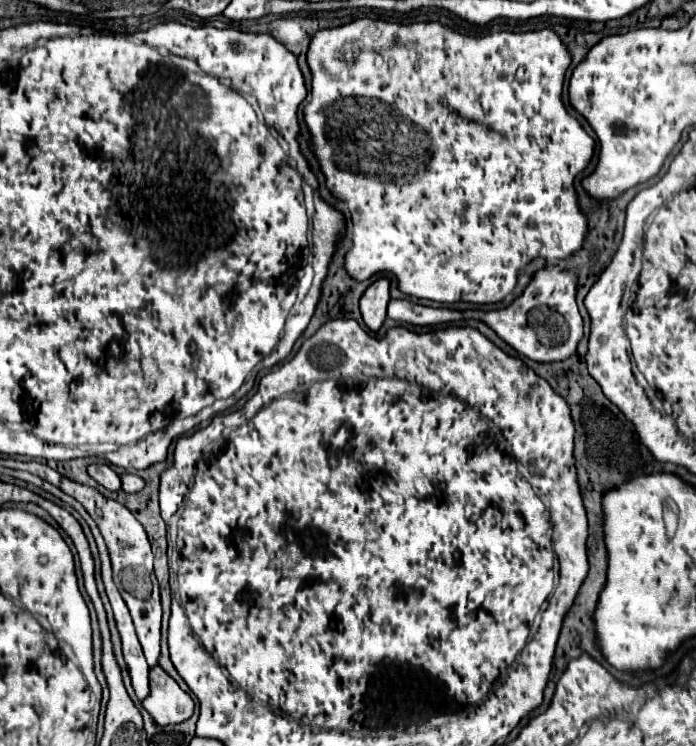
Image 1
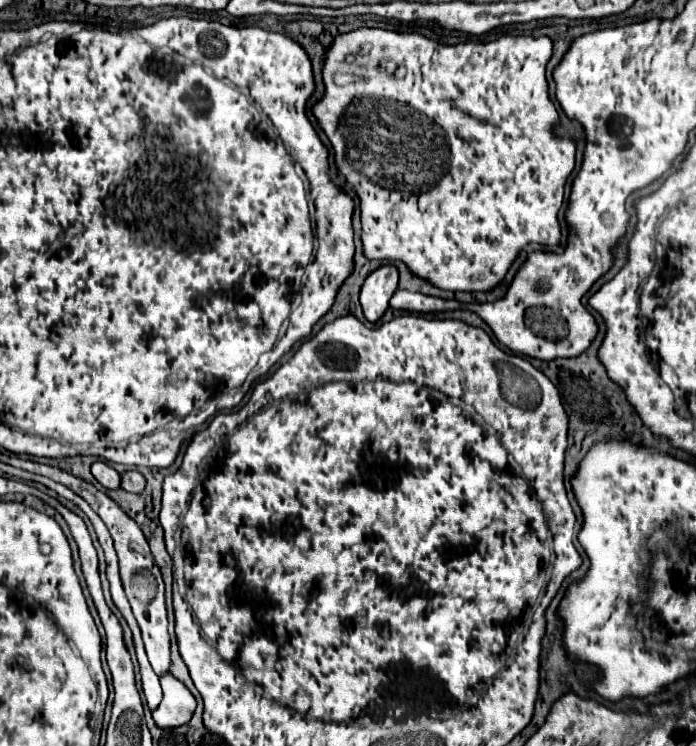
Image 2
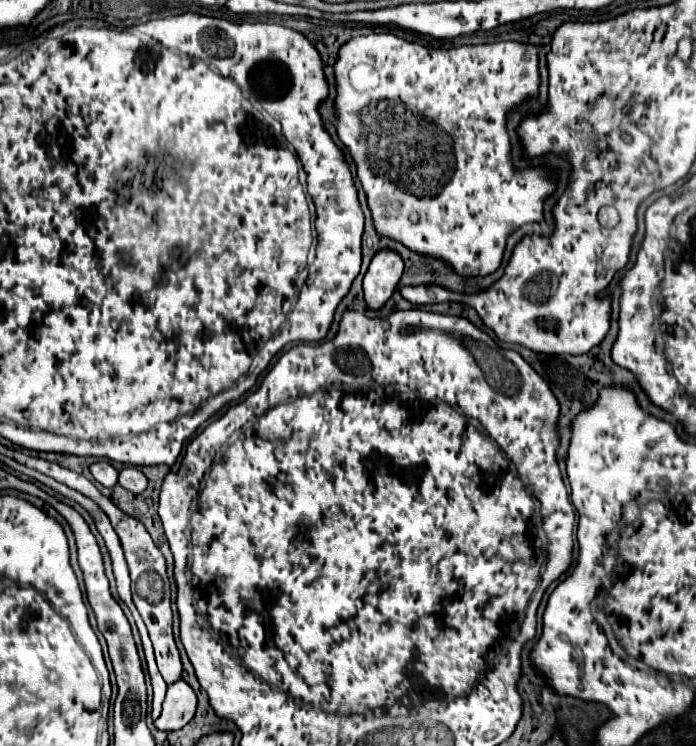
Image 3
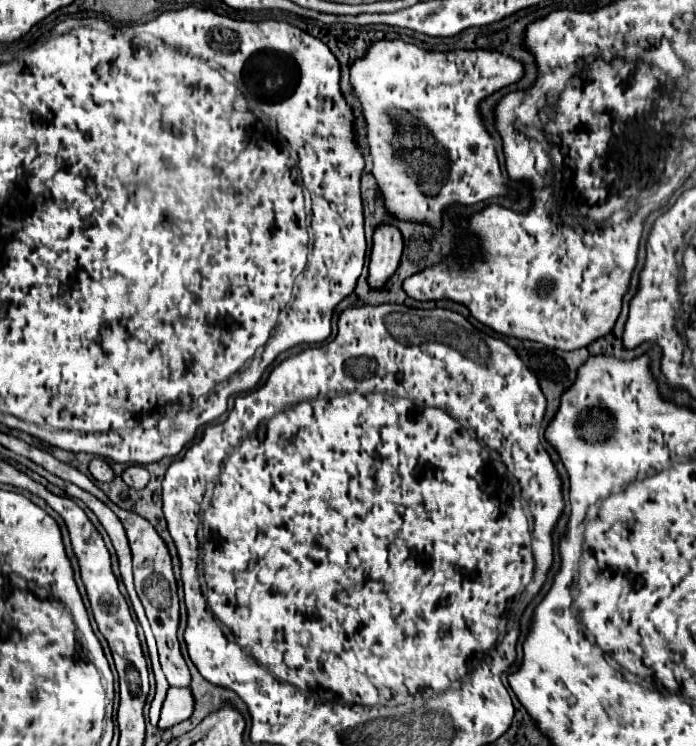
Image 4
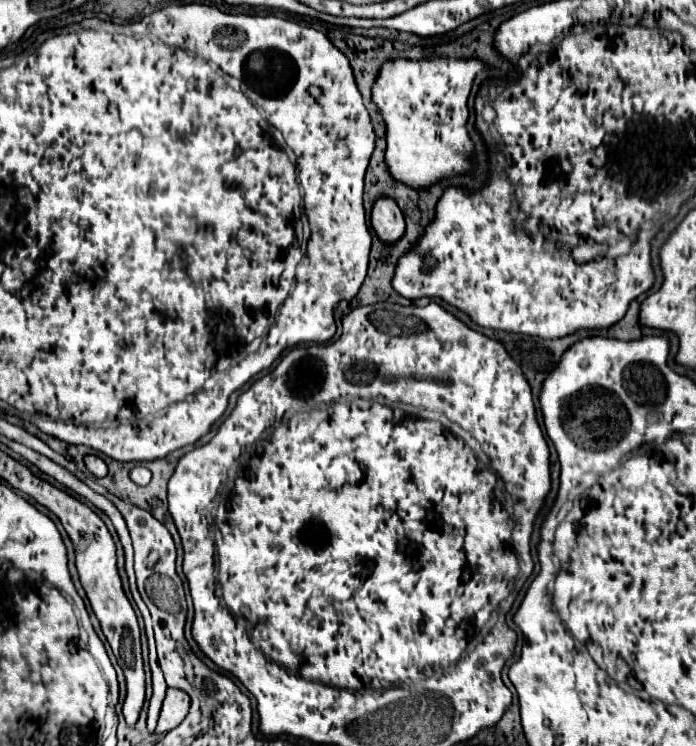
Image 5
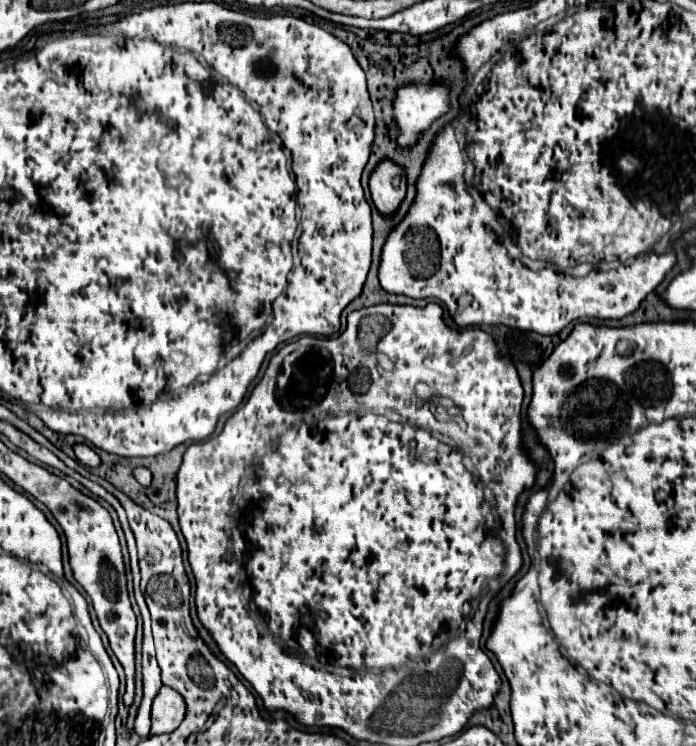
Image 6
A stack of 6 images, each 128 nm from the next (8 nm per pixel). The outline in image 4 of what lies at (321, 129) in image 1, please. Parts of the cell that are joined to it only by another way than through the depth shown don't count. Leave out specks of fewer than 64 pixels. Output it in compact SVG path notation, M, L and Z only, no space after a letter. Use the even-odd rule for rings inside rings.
M382 40L370 46L370 50L366 52L364 58L356 60L350 68L350 82L352 88L358 96L358 100L362 102L364 114L366 114L366 122L368 122L368 144L372 150L372 160L374 160L374 178L378 182L380 194L386 200L386 208L390 214L394 214L400 220L416 220L416 222L424 222L428 226L440 226L440 214L444 210L444 206L456 202L456 204L476 204L476 202L484 202L488 198L496 198L496 196L510 196L516 198L516 192L510 190L508 186L502 184L502 172L498 166L498 158L496 158L496 146L494 140L488 136L488 132L484 130L482 118L478 114L478 104L482 98L486 98L488 94L504 88L506 84L518 82L524 74L524 68L518 60L508 58L500 52L492 52L492 50L452 50L452 52L426 52L422 48L416 48L412 44L406 44L402 40Z

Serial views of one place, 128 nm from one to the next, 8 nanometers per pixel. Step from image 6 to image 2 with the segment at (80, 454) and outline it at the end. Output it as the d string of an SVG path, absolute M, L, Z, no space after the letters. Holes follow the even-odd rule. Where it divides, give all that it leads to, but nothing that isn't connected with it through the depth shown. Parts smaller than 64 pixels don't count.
M94 462L92 464L92 476L108 490L120 488L120 474L106 462Z

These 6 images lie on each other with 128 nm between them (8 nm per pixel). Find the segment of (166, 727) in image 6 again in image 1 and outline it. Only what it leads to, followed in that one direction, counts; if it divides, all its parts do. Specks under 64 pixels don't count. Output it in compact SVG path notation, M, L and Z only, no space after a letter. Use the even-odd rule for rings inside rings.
M160 666L150 670L150 696L142 700L146 712L160 726L180 724L188 720L194 712L194 700L188 692L184 692L172 676L168 676Z

